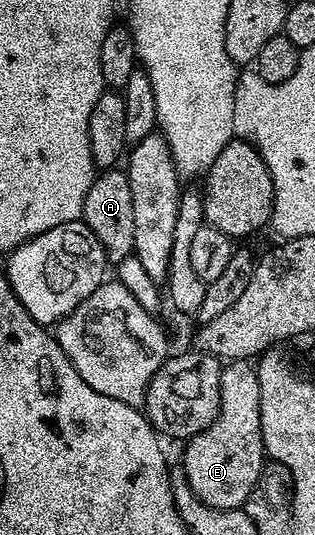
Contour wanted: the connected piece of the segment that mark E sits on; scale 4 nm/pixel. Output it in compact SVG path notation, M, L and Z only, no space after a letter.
M231 360L220 373L220 412L209 427L202 429L184 447L184 479L188 487L201 499L205 508L214 511L234 511L243 508L250 493L257 488L260 471L266 462L266 452L262 441L262 421L260 420L260 394L256 368L249 360Z

